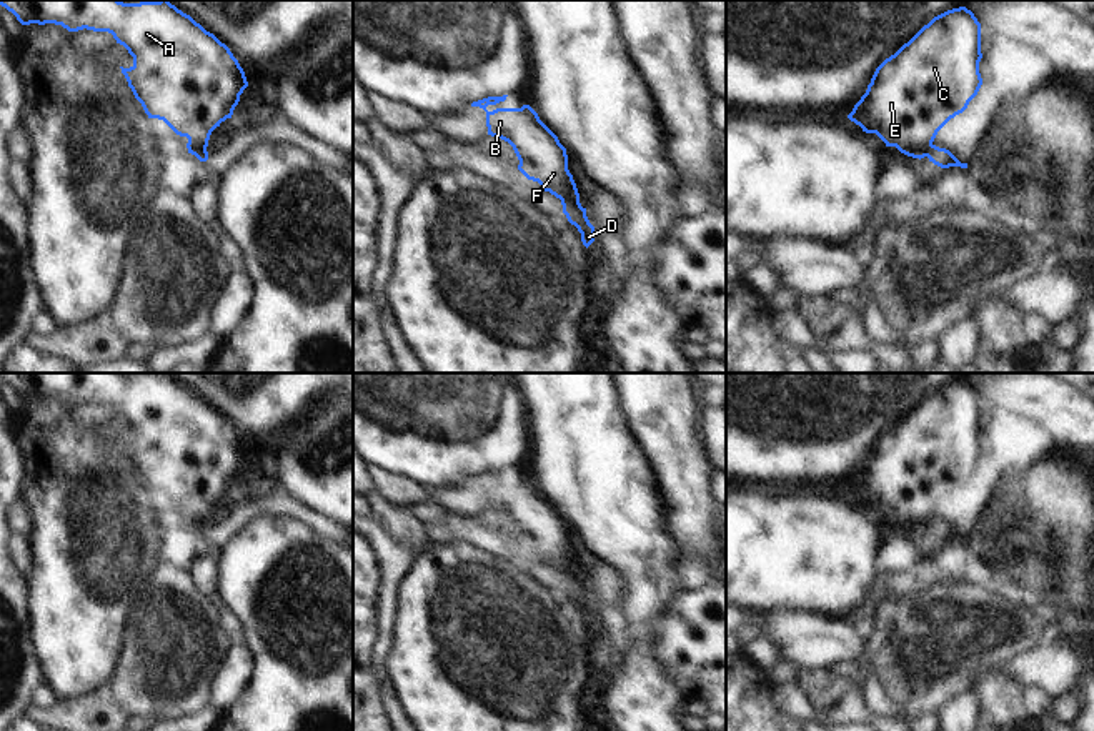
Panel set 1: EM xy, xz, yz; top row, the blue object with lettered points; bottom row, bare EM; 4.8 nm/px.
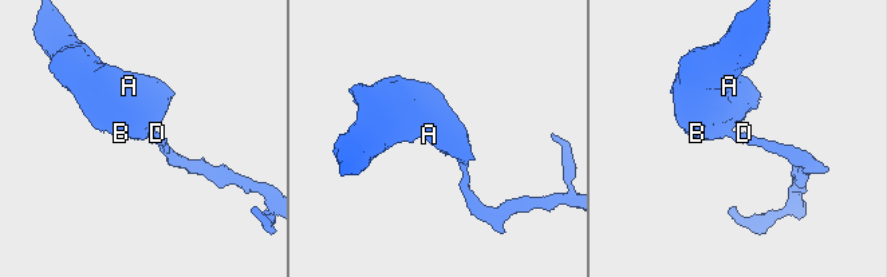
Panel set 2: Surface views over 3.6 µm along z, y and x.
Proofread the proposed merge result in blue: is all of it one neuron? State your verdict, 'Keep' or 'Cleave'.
Cleave

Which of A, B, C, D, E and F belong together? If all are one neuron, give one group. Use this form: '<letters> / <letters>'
A B C E F / D

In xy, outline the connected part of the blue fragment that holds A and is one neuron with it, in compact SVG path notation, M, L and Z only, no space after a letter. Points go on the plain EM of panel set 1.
M0 373L0 378L12 385L22 398L55 396L68 405L87 401L112 406L117 416L123 418L133 430L130 441L120 441L135 471L142 476L148 491L163 493L177 508L188 511L188 526L206 523L211 505L221 495L231 491L240 468L248 460L245 445L230 421L168 373L140 376L120 373Z

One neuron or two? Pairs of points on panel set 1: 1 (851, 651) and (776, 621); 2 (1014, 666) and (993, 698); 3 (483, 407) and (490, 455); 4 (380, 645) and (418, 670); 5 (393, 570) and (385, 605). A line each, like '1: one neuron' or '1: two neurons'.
1: one neuron
2: two neurons
3: one neuron
4: two neurons
5: one neuron

